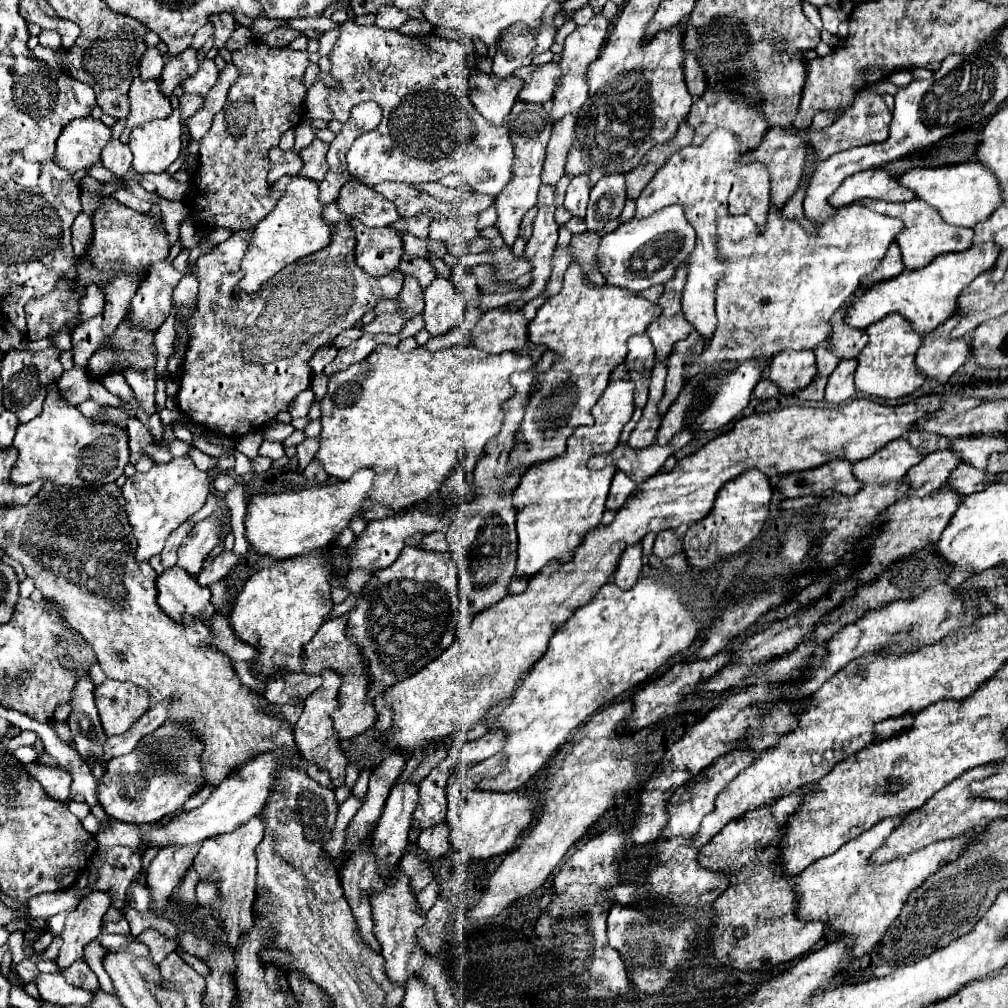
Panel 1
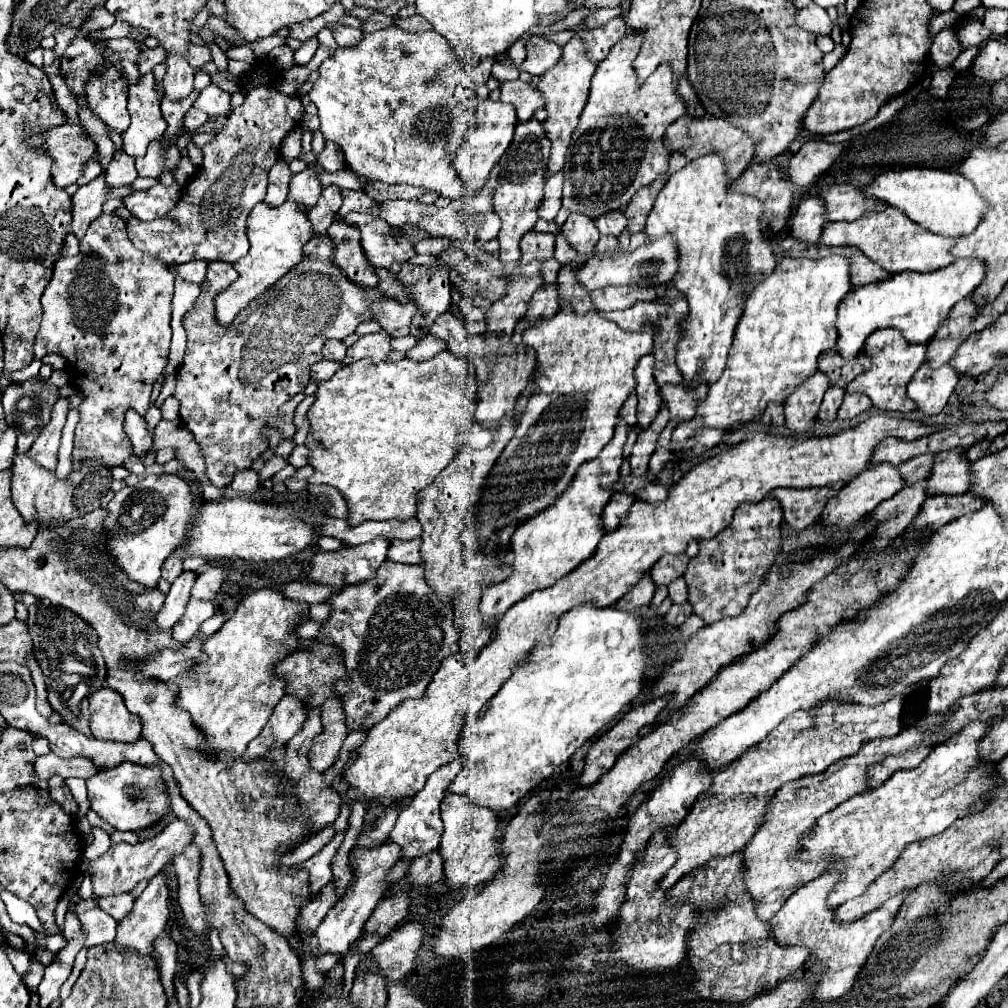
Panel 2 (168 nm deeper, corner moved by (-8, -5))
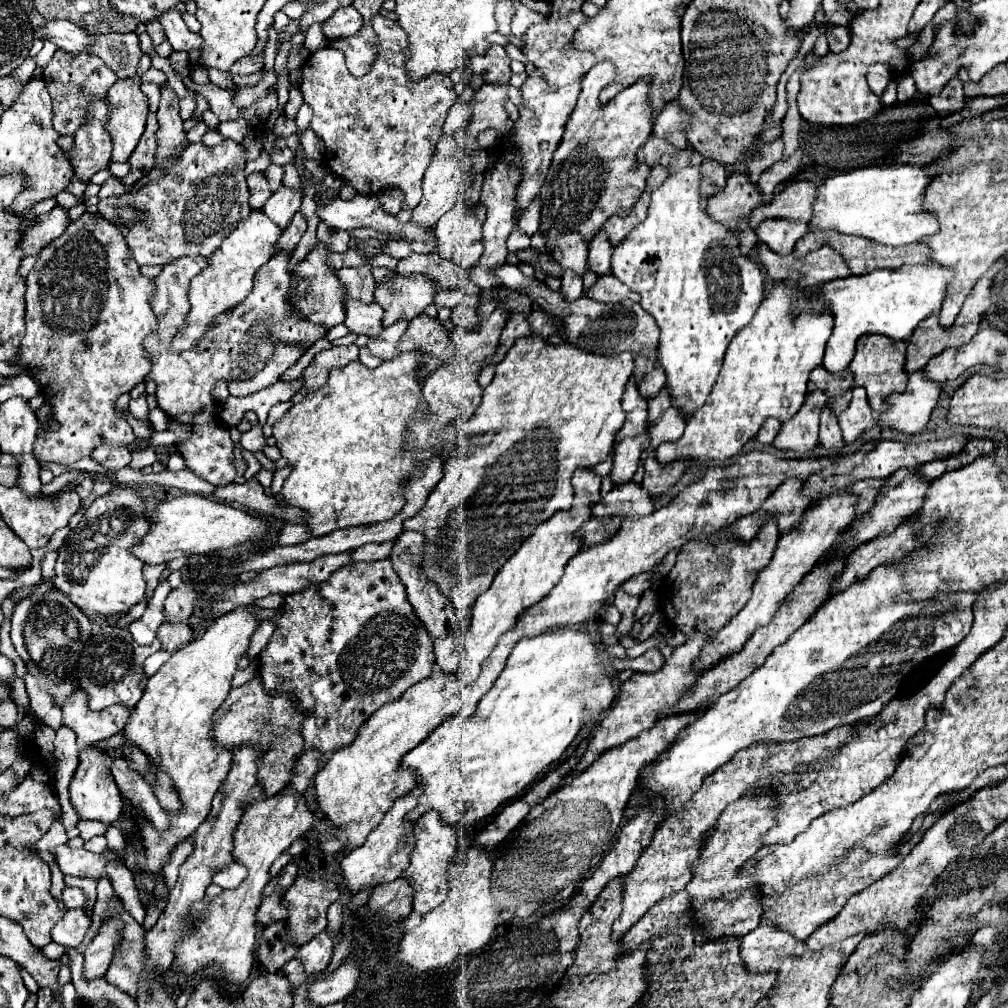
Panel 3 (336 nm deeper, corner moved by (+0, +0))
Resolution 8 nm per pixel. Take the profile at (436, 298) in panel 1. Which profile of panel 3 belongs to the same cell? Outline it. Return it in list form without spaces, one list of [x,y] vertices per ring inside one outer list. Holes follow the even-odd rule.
[[[426,314],[416,316],[410,320],[410,326],[404,334],[404,338],[398,344],[398,350],[414,350],[414,352],[430,352],[426,362],[448,362],[452,360],[452,348],[450,348],[450,334],[442,326],[438,318],[430,318]]]

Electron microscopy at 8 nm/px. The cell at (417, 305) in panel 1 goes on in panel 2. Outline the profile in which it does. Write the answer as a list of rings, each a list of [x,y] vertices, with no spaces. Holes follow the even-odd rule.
[[[384,299],[372,305],[372,319],[386,331],[390,337],[404,337],[408,335],[408,325],[416,307],[412,303],[398,303]]]

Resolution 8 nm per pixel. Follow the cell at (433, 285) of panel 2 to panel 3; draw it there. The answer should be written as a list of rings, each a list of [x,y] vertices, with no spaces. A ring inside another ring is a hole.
[[[394,272],[394,276],[376,284],[374,298],[384,308],[384,326],[392,326],[399,320],[409,322],[420,316],[434,302],[436,292],[436,280],[430,276],[398,276]]]

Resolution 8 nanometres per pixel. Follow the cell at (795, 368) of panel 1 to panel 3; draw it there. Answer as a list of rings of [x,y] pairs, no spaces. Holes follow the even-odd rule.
[[[814,390],[808,394],[806,402],[800,406],[800,410],[786,422],[782,422],[782,428],[774,440],[776,448],[782,450],[796,450],[806,452],[818,444],[818,416],[820,416],[820,404],[826,404],[828,398],[822,390]]]

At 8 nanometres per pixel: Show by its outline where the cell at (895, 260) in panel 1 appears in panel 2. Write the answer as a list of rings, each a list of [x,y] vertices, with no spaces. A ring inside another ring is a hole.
[[[834,247],[832,255],[836,253],[840,253],[842,257],[850,257],[850,281],[854,287],[888,279],[888,273],[882,271],[878,263],[868,261],[868,257],[864,257],[862,251],[856,253],[854,247]]]

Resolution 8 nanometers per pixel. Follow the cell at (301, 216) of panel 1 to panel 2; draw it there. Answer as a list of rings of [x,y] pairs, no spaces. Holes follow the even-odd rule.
[[[264,203],[256,205],[248,217],[248,241],[250,251],[246,257],[234,263],[238,271],[238,279],[214,297],[214,313],[220,325],[230,325],[232,319],[258,295],[262,295],[270,285],[274,285],[282,275],[286,275],[296,263],[302,259],[302,247],[312,239],[310,221],[306,211],[302,211],[296,203],[284,203],[280,207],[266,207]]]

